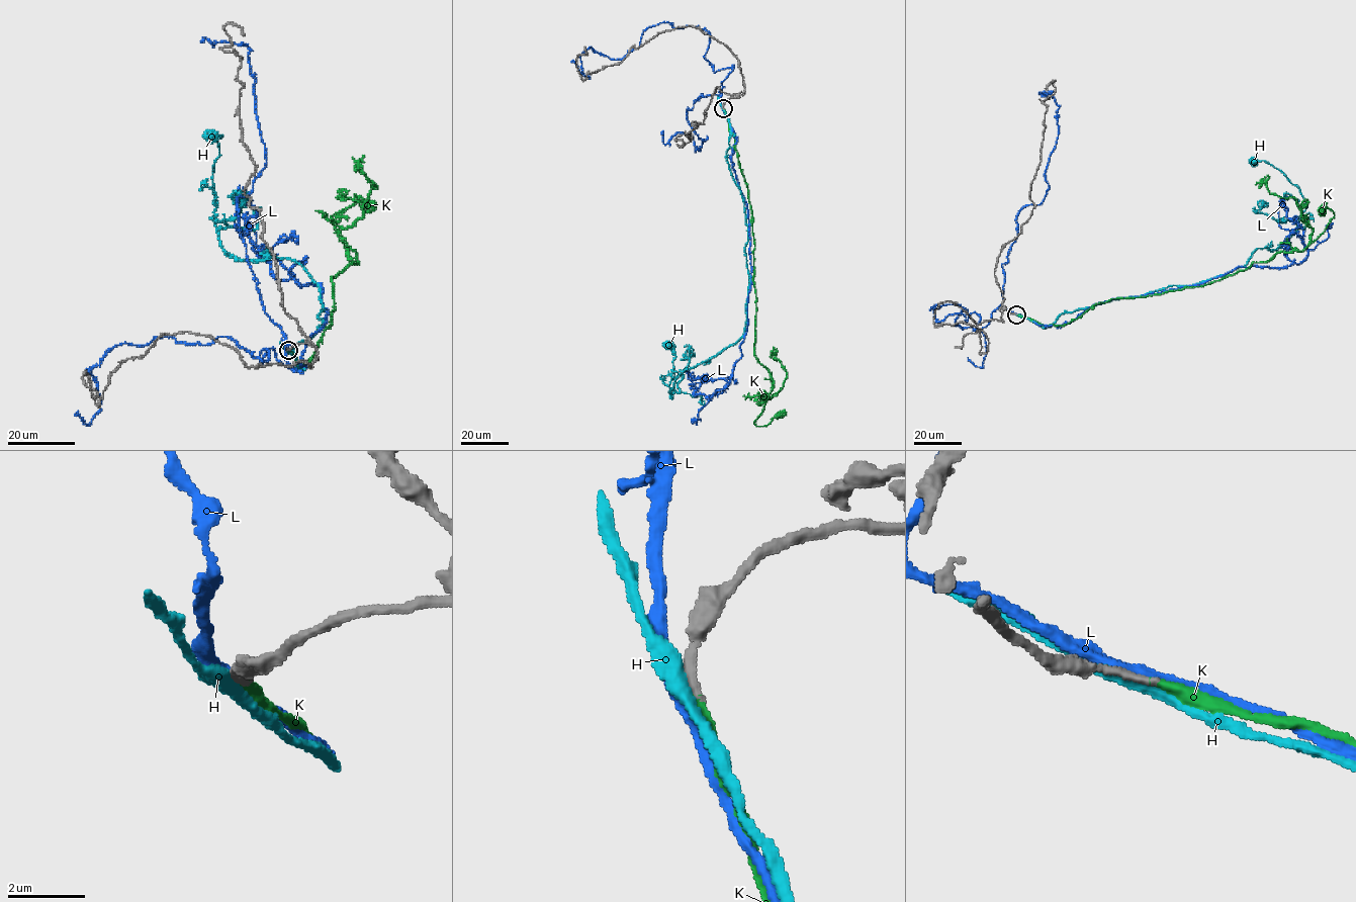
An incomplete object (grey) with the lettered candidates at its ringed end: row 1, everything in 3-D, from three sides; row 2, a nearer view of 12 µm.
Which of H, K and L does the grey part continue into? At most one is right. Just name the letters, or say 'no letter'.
K

